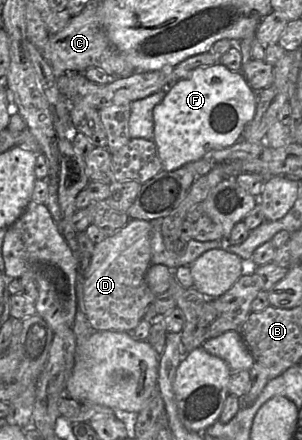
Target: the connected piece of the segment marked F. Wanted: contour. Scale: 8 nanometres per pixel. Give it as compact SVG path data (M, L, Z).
M221 63L196 68L163 90L165 97L153 109L153 141L163 170L176 170L211 150L233 145L255 116L255 91L242 72L230 71Z

